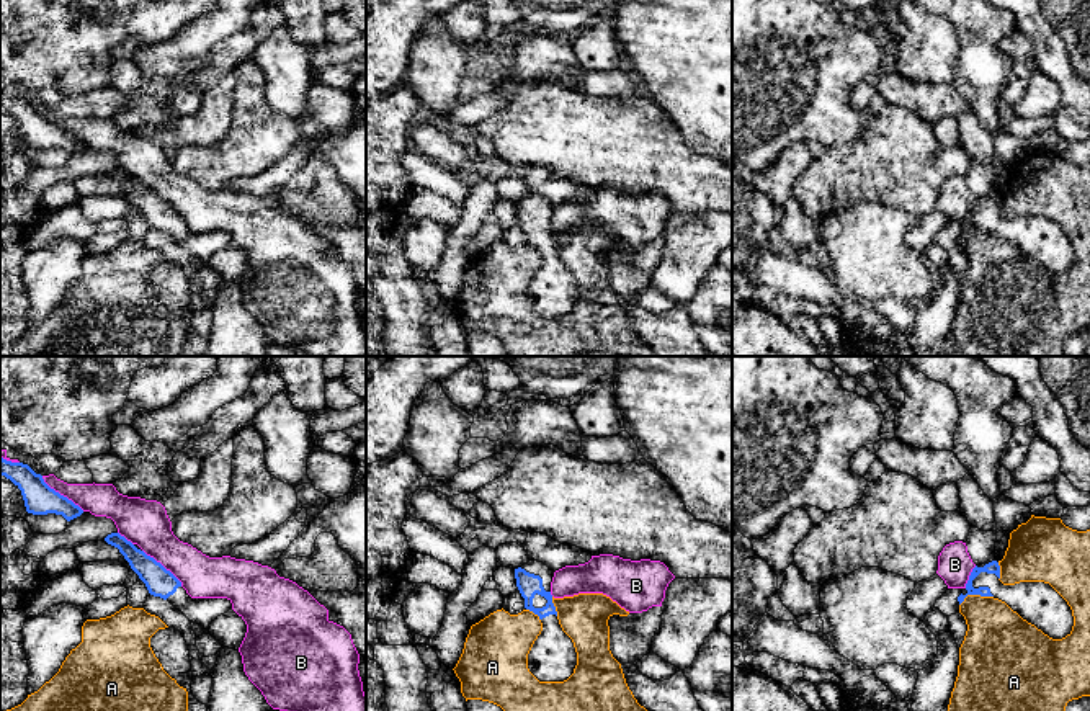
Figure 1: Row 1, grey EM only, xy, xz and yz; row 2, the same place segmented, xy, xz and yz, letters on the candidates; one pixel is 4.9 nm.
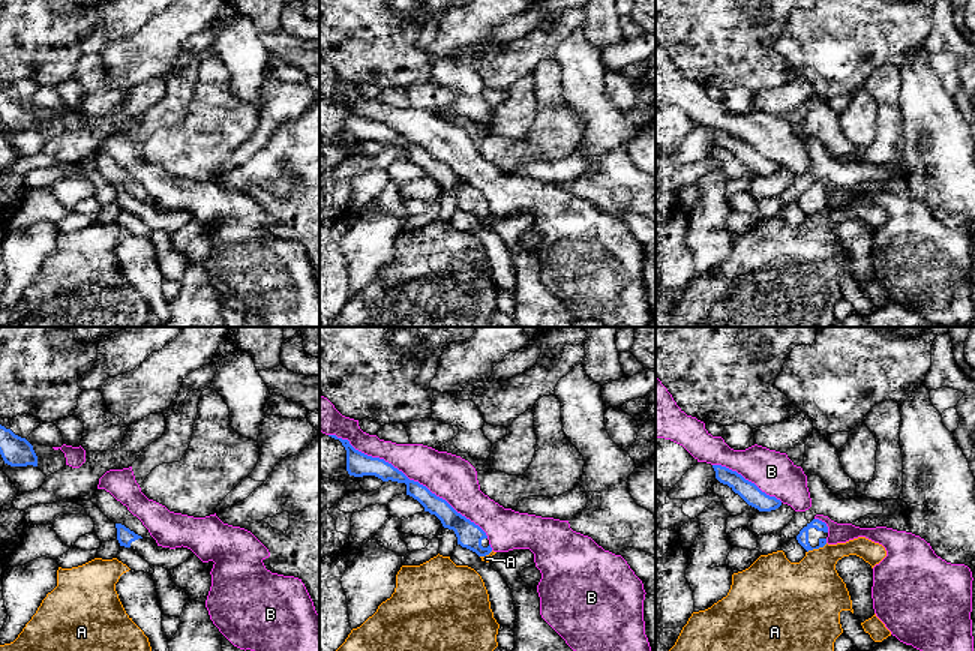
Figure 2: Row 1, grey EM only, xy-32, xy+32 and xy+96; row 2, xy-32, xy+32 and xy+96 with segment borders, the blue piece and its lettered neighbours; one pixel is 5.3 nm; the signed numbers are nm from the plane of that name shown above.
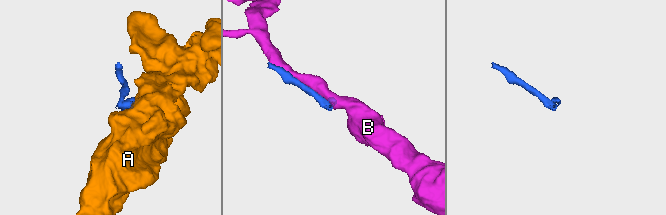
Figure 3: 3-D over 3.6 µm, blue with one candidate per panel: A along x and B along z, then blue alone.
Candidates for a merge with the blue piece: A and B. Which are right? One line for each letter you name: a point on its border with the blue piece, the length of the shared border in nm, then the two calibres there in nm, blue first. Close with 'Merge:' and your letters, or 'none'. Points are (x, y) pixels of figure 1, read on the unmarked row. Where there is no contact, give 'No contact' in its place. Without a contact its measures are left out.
Merge: none

